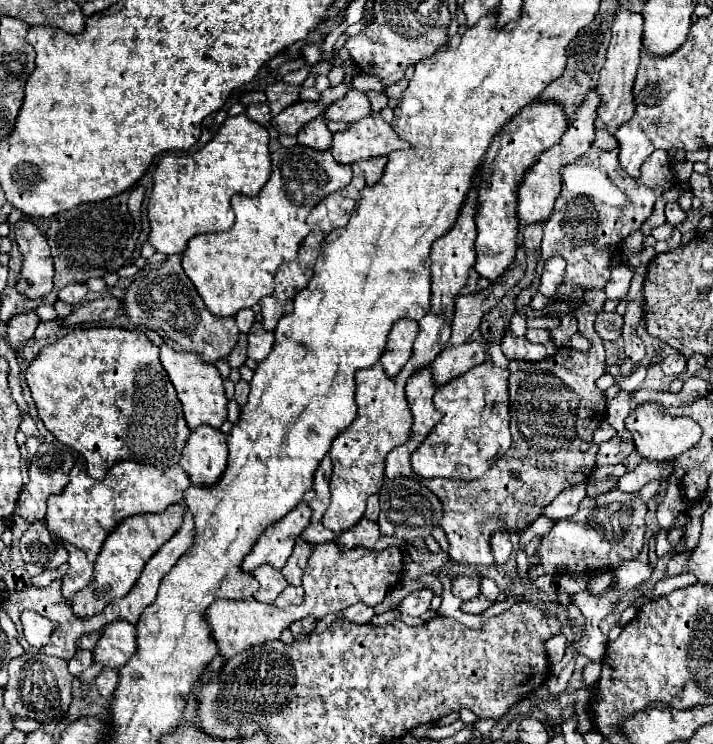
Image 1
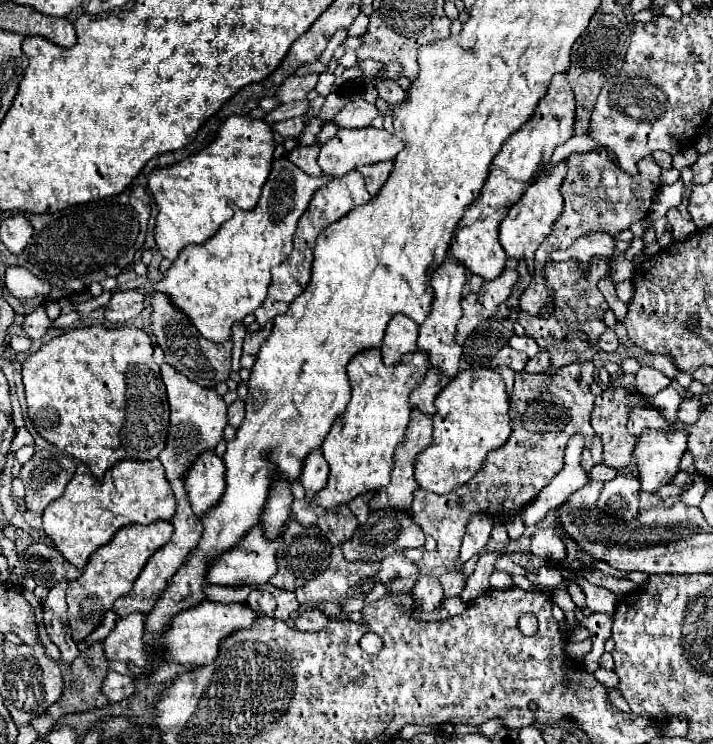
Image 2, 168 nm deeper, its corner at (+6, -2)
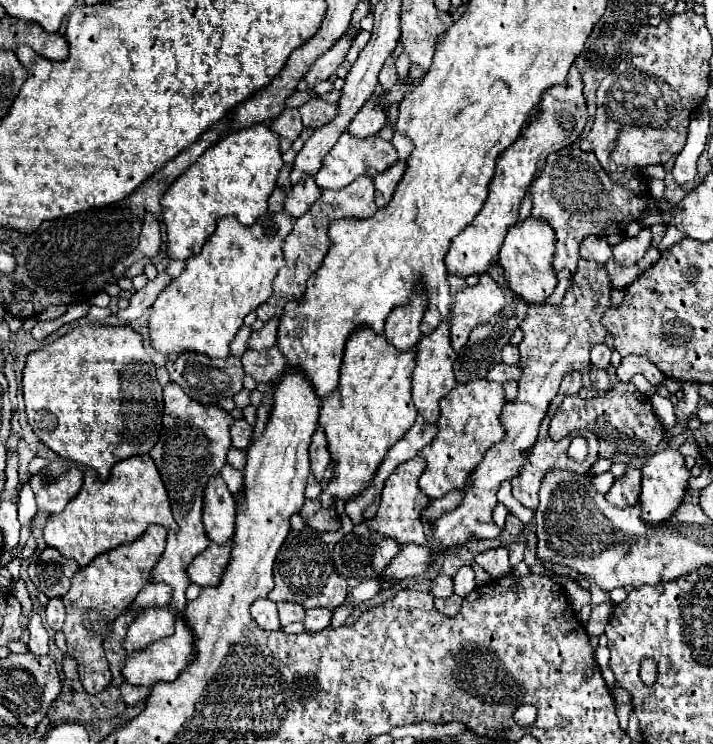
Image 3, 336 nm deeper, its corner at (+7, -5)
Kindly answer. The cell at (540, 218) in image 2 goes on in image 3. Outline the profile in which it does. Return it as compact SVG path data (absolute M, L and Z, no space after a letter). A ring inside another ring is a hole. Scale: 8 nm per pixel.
M528 217L522 225L514 225L506 233L498 263L504 269L504 279L512 289L512 293L518 295L528 305L544 303L556 287L556 275L552 273L552 265L550 265L552 253L554 253L552 227L542 225L542 221L532 221L532 217Z

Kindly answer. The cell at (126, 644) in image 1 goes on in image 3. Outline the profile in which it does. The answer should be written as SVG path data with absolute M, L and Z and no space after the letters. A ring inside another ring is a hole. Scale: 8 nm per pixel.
M152 607L140 613L140 617L128 627L126 639L124 639L124 649L126 653L132 653L136 649L144 649L146 645L168 637L174 633L174 623L176 615L168 607Z

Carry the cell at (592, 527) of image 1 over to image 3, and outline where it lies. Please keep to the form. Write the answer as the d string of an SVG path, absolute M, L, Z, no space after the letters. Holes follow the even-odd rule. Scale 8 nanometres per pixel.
M628 469L626 475L616 479L612 489L606 493L606 501L610 501L616 507L636 505L640 497L640 479L640 469Z

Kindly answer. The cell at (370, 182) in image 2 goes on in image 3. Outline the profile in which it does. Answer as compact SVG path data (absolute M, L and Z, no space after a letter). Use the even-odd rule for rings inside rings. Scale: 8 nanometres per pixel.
M398 161L390 169L386 169L384 173L378 173L374 177L374 185L376 185L376 205L378 205L378 209L382 209L382 207L388 205L388 201L394 195L396 185L400 183L400 179L404 175L404 171L406 171L406 163L404 161Z

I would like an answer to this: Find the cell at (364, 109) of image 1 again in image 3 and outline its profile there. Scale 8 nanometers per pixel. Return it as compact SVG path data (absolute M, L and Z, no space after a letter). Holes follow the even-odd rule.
M368 99L368 105L364 105L364 109L360 109L360 113L356 113L356 117L352 119L348 133L352 133L358 139L366 139L376 135L384 125L386 125L384 107L378 101Z

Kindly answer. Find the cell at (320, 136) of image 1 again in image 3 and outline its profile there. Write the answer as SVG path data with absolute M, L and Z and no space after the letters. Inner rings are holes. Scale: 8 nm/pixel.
M308 177L306 181L300 181L300 185L294 185L292 191L286 195L284 211L288 217L298 219L308 211L308 207L318 197L320 197L320 189L314 185L314 177Z

